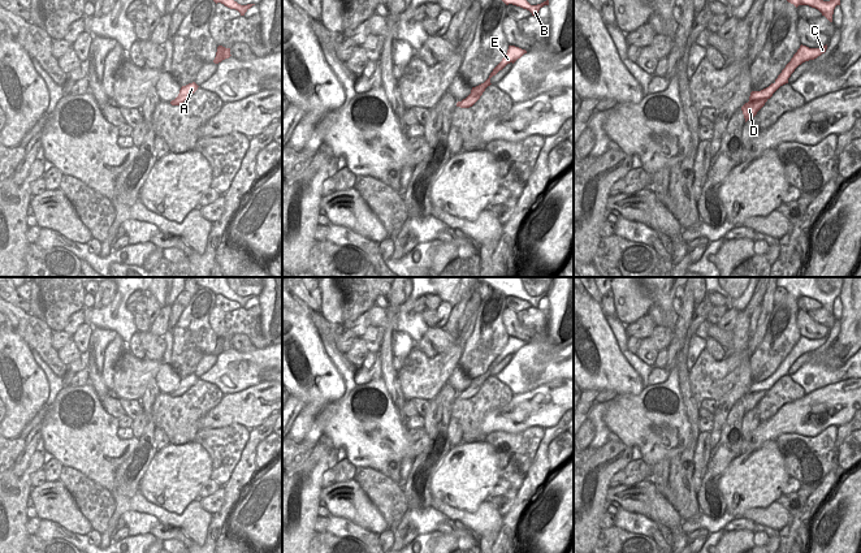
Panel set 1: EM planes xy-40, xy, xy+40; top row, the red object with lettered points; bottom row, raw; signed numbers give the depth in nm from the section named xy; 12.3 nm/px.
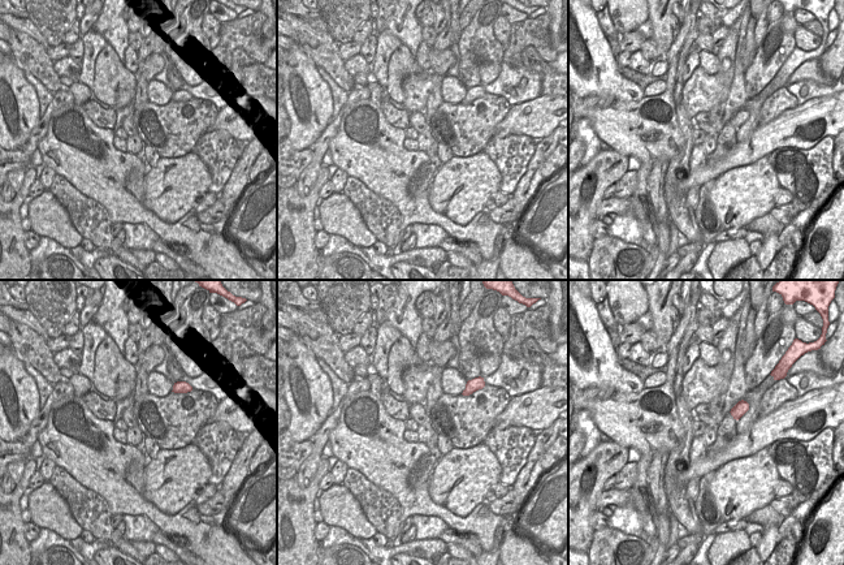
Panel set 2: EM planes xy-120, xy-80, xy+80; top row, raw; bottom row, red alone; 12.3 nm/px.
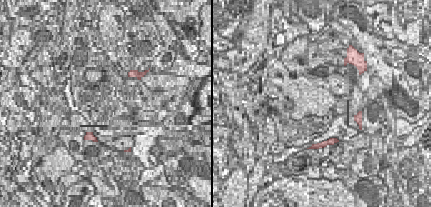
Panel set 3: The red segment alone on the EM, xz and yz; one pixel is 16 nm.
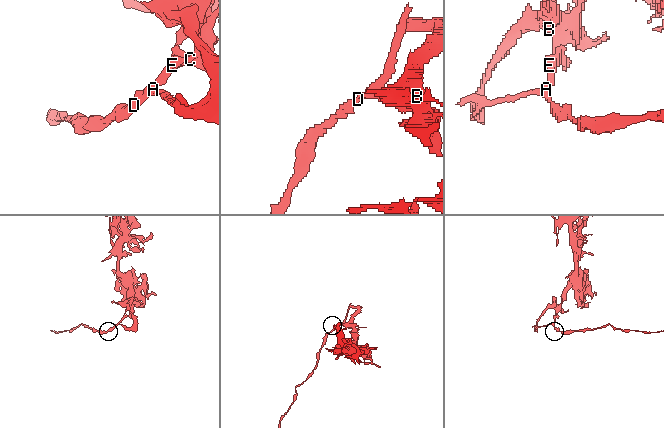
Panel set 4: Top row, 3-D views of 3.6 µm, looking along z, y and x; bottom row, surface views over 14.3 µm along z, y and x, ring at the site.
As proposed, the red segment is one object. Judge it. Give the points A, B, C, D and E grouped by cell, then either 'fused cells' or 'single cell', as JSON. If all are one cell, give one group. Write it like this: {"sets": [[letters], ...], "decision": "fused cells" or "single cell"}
{"sets": [["A", "D"], ["B", "C", "E"]], "decision": "fused cells"}

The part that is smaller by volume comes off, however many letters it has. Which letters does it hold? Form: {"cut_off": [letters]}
{"cut_off": ["A", "D"]}

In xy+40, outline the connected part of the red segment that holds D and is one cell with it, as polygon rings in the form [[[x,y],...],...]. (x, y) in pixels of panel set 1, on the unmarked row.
[[[788,354],[774,375],[761,383],[750,384],[749,393],[741,398],[745,414],[757,406],[780,377],[786,376],[786,370],[791,362],[791,354]]]

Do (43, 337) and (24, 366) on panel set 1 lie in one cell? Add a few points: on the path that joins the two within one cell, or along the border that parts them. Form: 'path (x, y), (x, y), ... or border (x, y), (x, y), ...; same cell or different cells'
border (13, 328), (31, 349); different cells

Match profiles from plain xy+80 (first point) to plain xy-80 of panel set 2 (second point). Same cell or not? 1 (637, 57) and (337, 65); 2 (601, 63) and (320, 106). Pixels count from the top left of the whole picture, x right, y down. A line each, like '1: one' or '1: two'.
1: two
2: one

